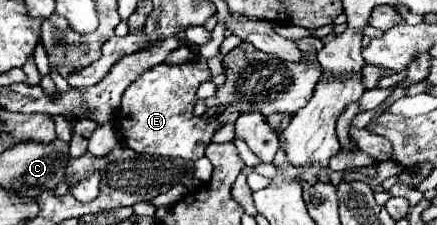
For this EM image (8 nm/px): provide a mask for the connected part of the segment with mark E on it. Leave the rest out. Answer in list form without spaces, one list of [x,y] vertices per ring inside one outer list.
[[[196,57],[190,63],[184,65],[166,65],[160,63],[156,67],[152,67],[150,71],[142,73],[122,95],[122,105],[116,111],[114,123],[116,129],[120,131],[122,141],[126,143],[126,147],[130,147],[136,153],[150,153],[150,155],[166,155],[166,157],[182,157],[186,161],[196,161],[200,157],[204,157],[204,149],[210,145],[210,137],[214,135],[218,121],[204,121],[204,117],[196,117],[194,111],[194,103],[196,103],[196,89],[202,81],[212,79],[206,59],[204,57]]]

